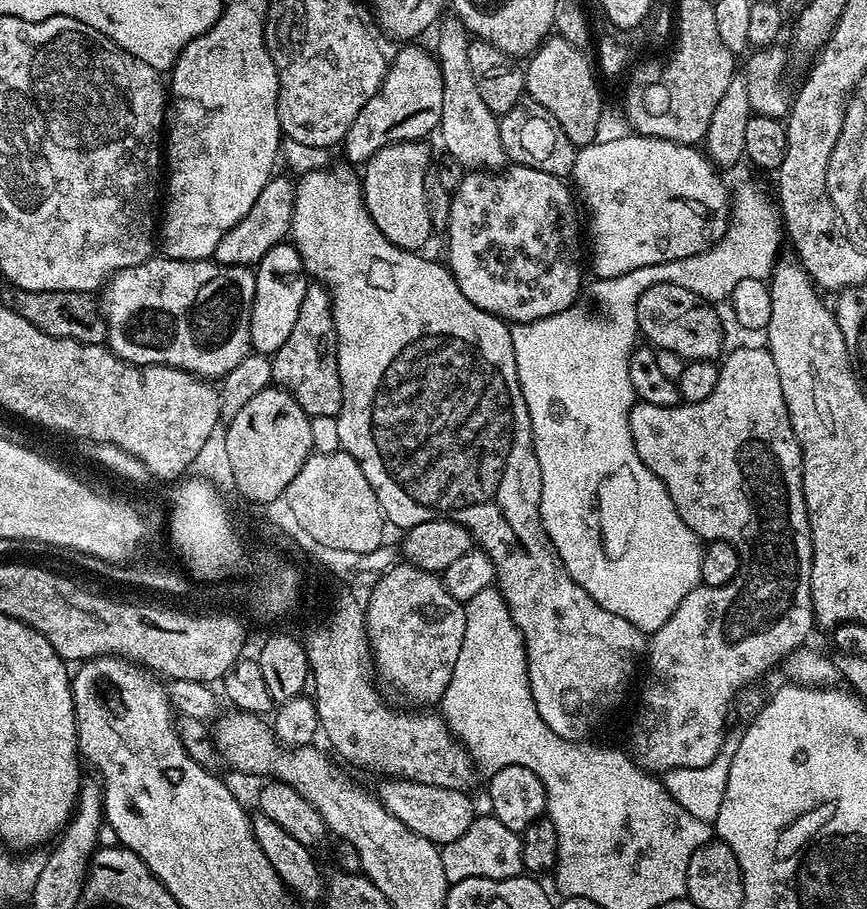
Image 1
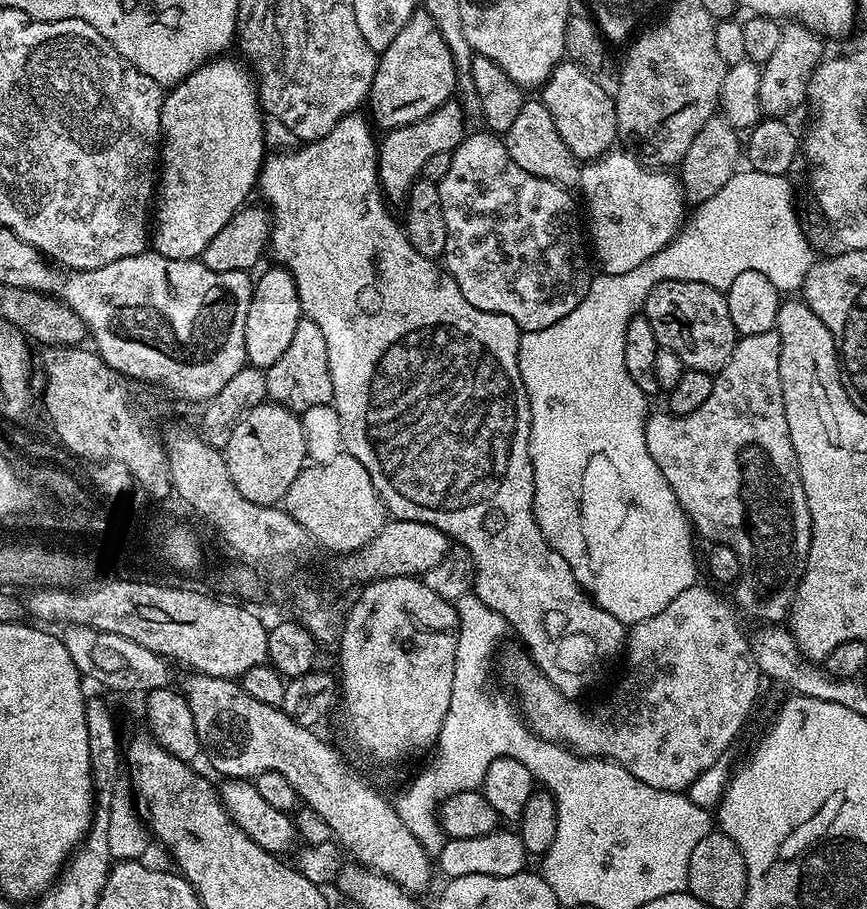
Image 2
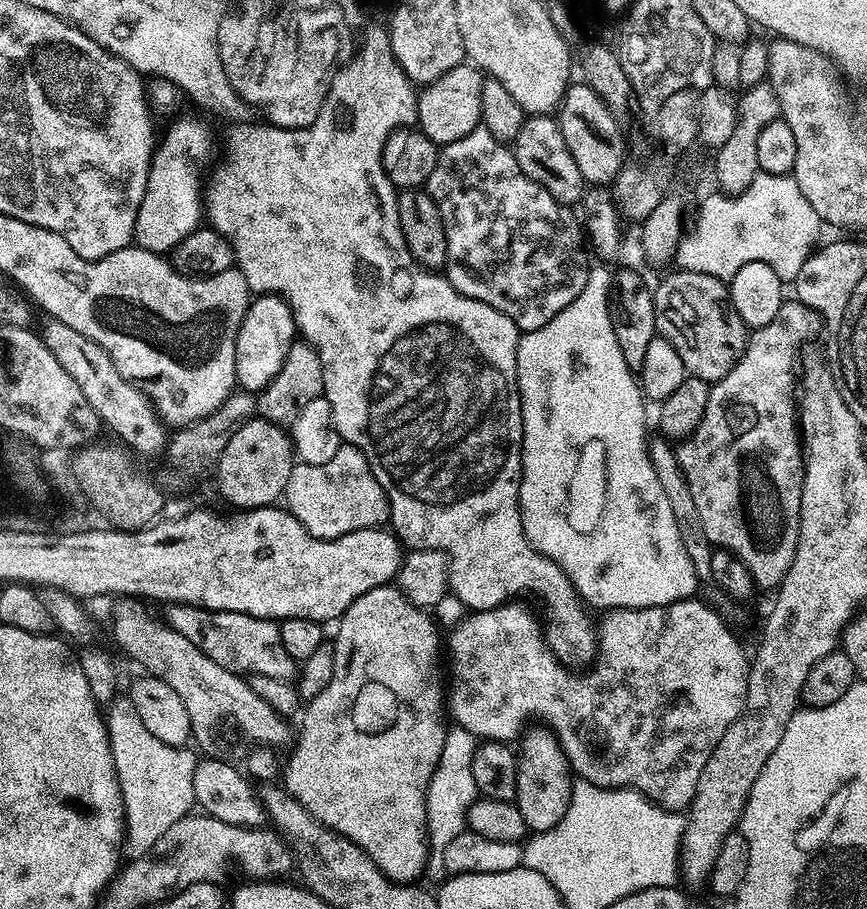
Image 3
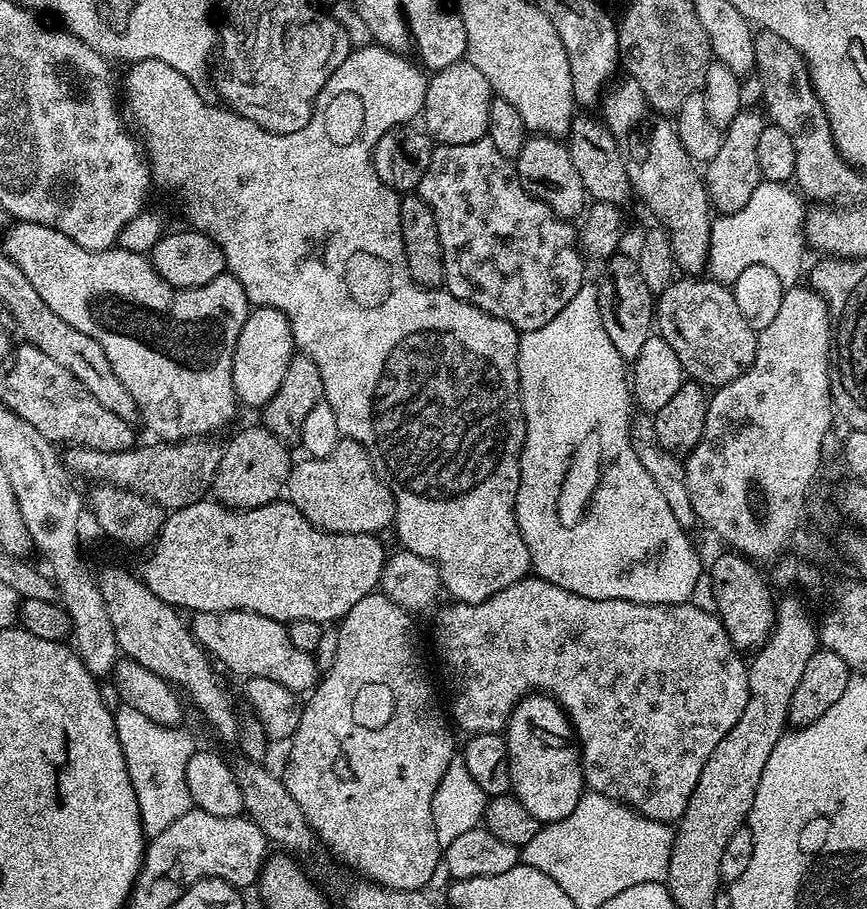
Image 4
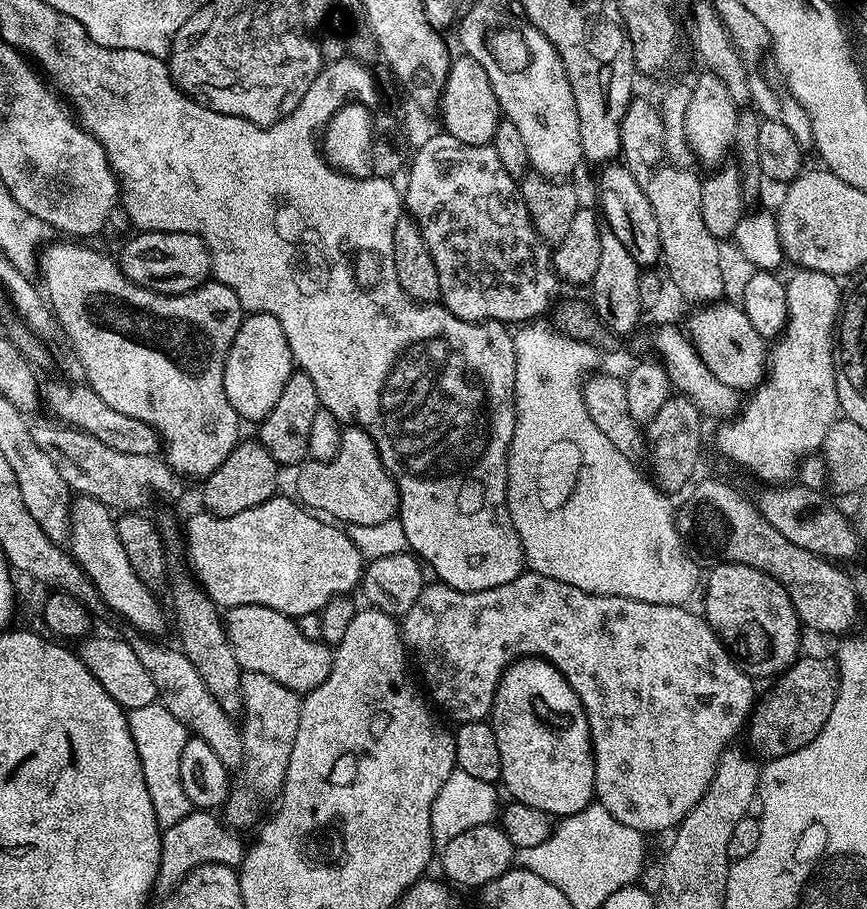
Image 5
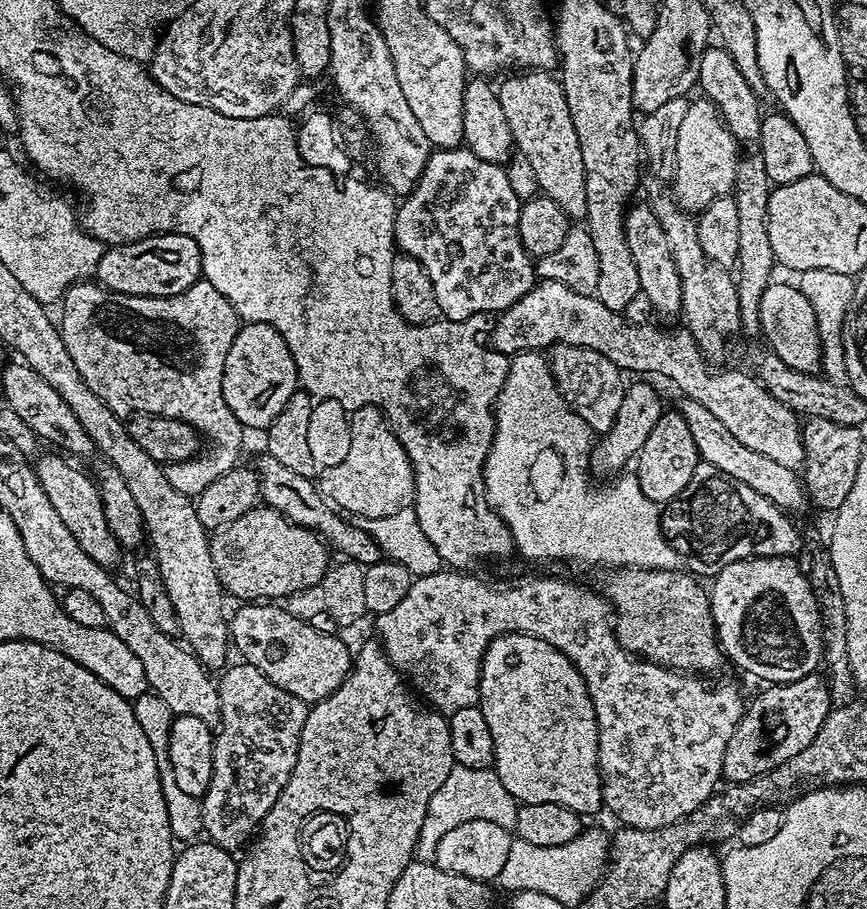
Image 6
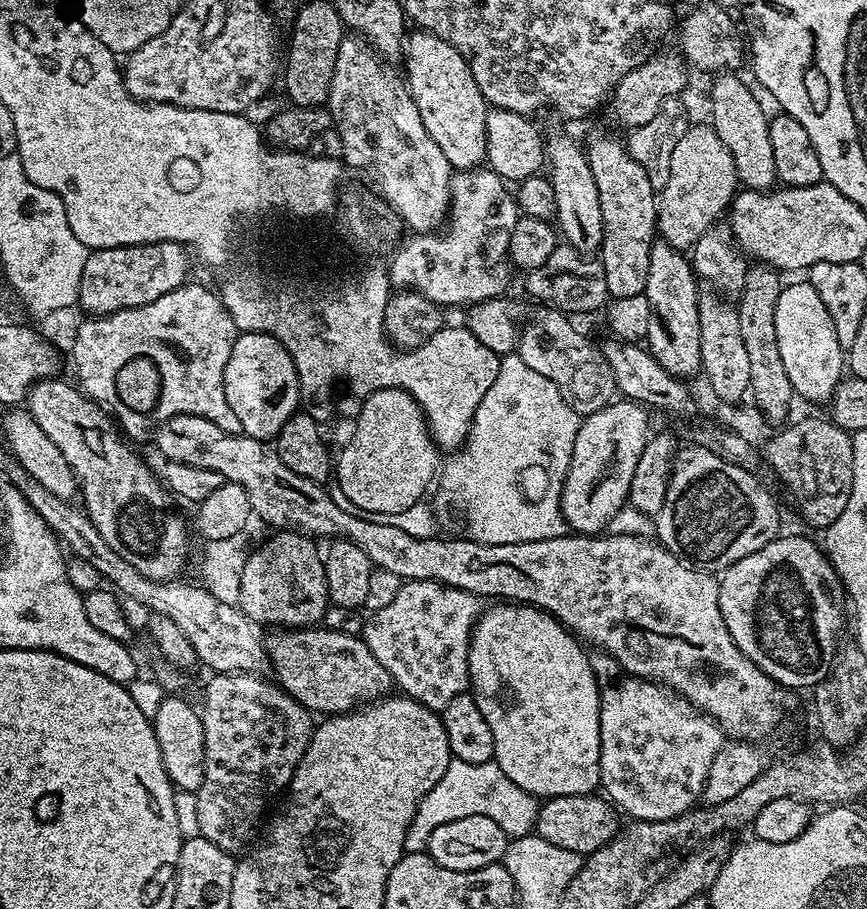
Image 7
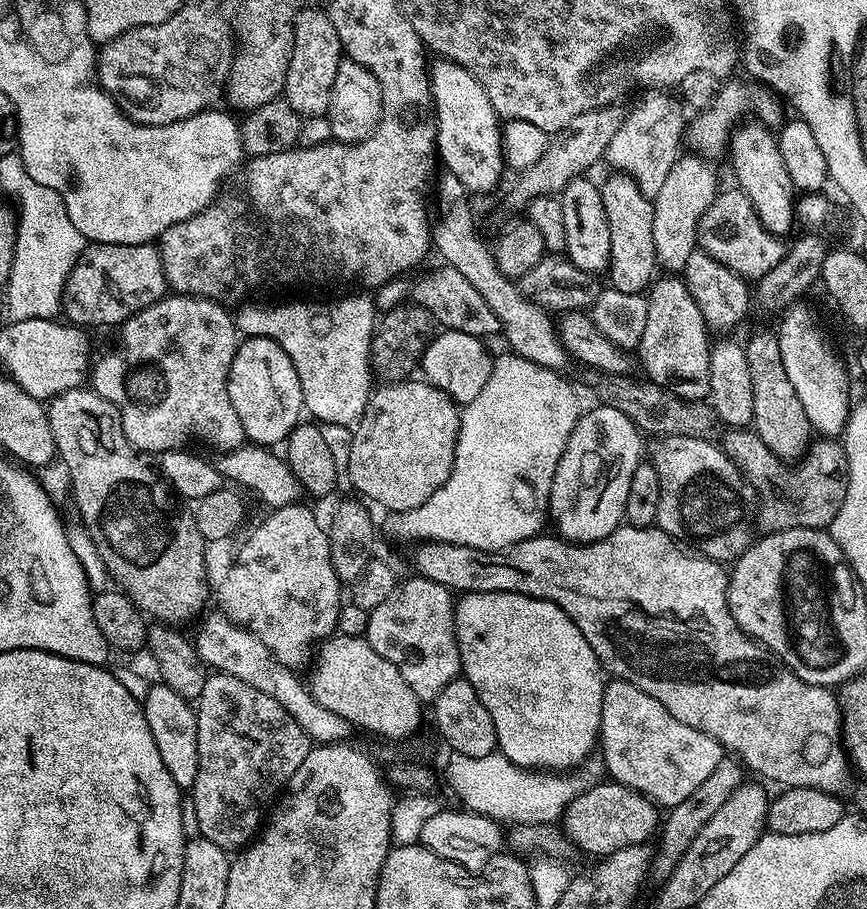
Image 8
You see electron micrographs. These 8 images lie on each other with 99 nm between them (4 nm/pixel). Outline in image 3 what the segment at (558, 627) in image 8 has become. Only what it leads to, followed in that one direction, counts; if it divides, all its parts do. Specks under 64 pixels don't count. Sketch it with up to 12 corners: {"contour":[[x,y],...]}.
{"contour":[[525,733],[514,801],[533,833],[558,826],[574,773],[555,737]]}

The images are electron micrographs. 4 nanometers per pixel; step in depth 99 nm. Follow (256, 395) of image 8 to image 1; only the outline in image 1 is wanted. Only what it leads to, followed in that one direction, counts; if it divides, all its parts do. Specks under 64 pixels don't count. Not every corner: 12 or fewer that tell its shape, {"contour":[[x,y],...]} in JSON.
{"contour":[[290,242],[254,265],[252,351],[294,331],[310,277]]}

